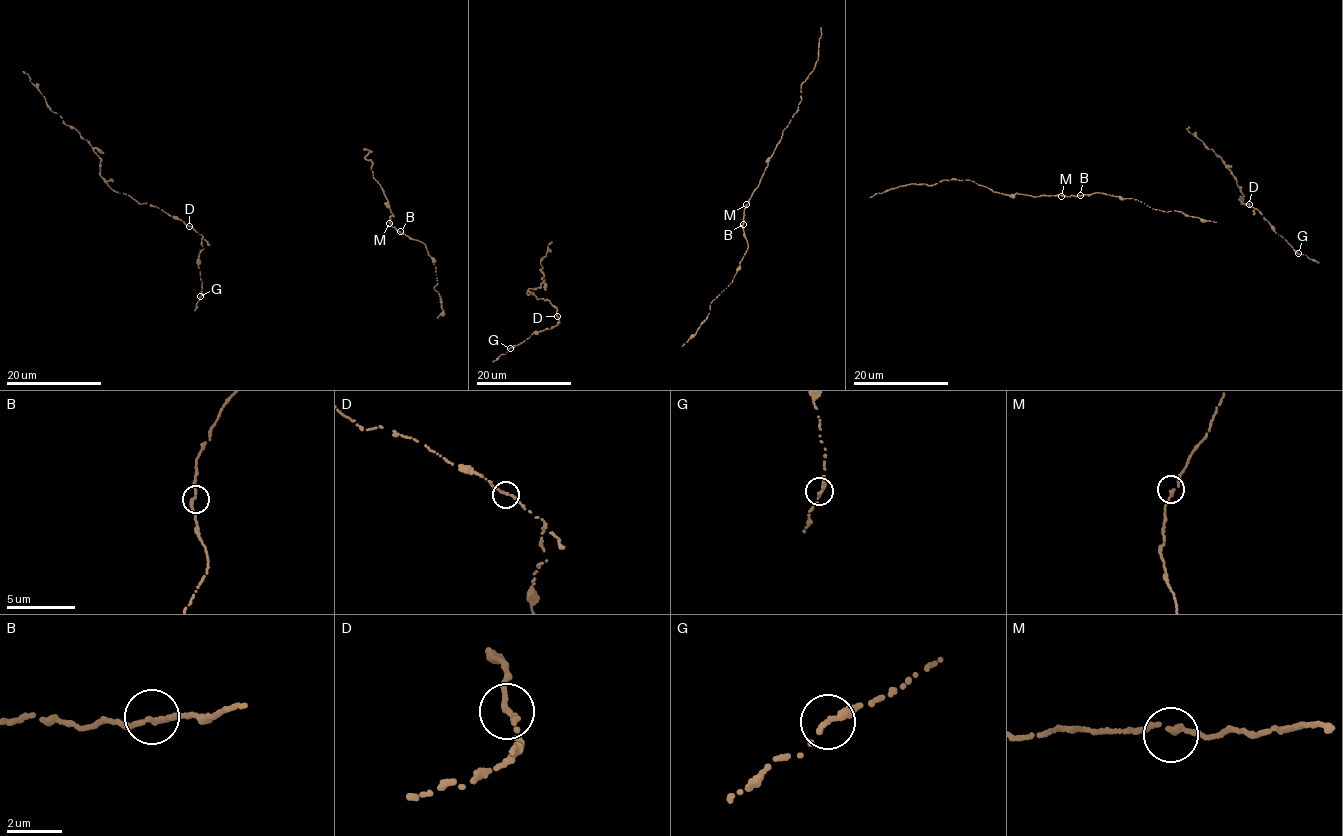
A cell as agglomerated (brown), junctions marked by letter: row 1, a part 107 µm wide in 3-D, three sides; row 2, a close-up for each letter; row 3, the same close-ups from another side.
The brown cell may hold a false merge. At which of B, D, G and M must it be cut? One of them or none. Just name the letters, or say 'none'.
none

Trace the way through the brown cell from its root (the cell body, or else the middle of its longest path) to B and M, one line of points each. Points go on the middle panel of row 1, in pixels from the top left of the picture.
B: (684, 344), (707, 319), (712, 301), (734, 278), (748, 247), (743, 224)
M: (684, 344), (707, 319), (711, 302), (732, 282), (746, 252), (748, 244), (742, 227), (746, 204)

